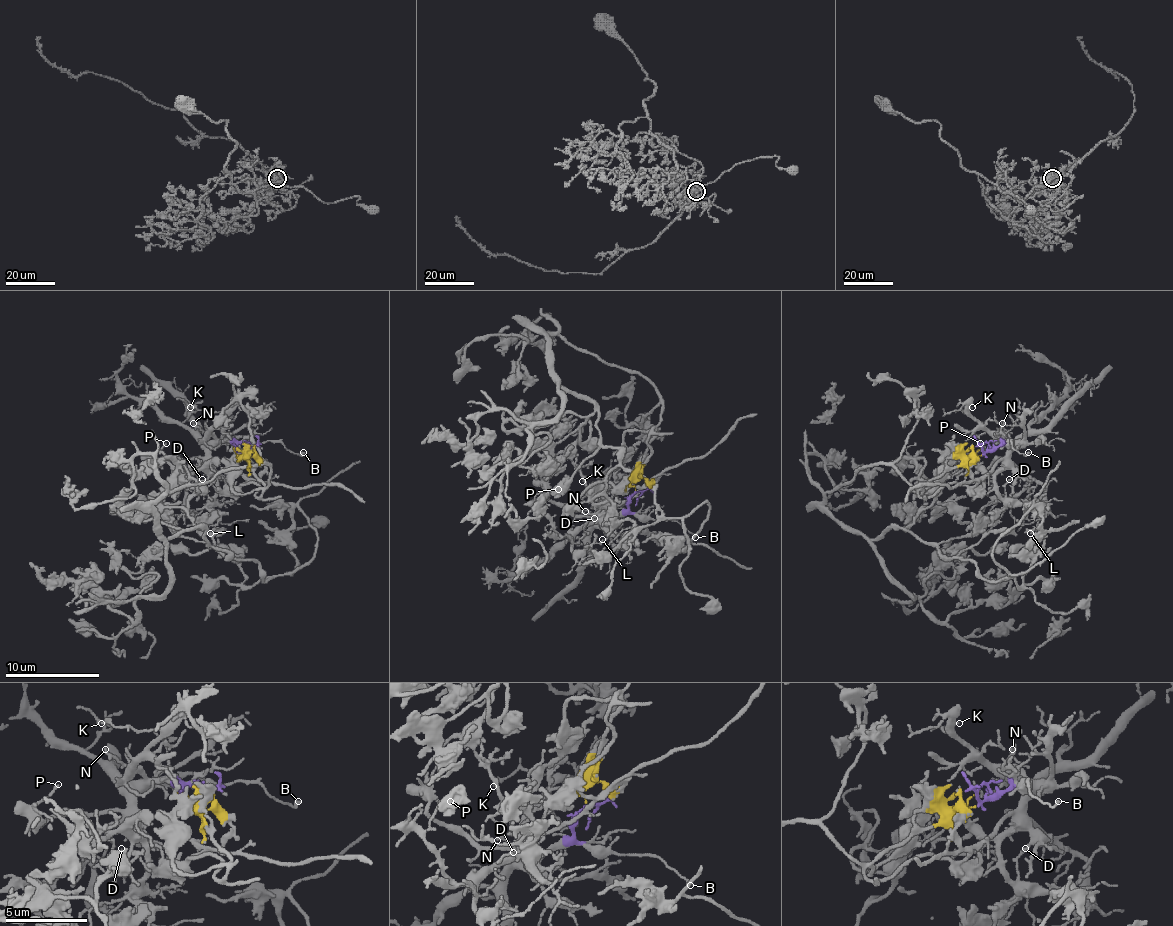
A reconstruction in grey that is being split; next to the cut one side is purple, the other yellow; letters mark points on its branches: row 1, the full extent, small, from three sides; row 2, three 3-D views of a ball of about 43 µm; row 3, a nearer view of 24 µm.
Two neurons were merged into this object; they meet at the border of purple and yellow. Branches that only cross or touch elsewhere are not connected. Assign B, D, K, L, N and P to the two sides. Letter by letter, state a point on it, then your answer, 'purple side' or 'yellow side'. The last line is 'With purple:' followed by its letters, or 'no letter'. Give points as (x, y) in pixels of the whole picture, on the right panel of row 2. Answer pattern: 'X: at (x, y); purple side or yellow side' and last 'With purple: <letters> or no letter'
B: at (1028, 452); purple side
D: at (1009, 479); purple side
K: at (972, 407); purple side
L: at (1030, 533); purple side
N: at (1002, 423); purple side
P: at (980, 443); purple side
With purple: B, D, K, L, N, P

